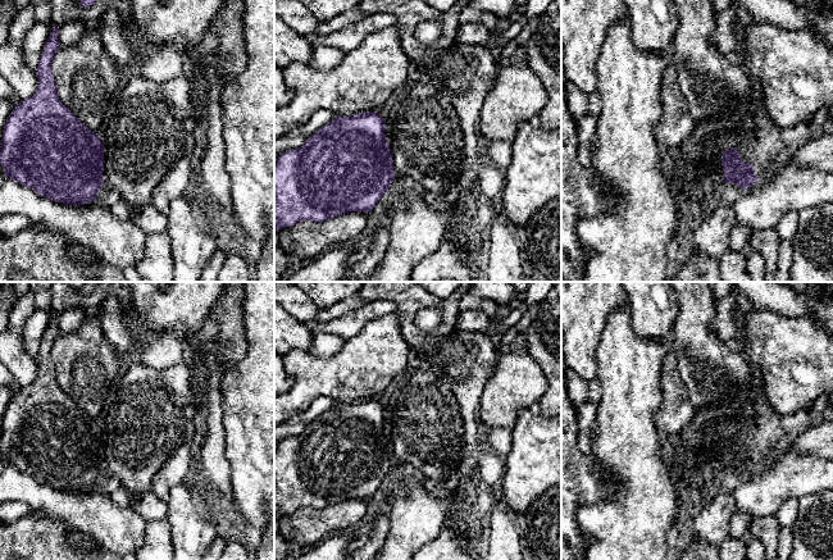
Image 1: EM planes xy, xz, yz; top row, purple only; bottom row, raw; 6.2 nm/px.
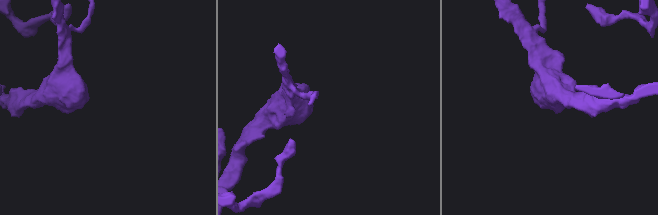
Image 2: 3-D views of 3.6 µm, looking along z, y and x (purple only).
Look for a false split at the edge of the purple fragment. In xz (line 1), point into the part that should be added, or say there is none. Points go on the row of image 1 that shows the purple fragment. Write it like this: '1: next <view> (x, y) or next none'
1: next none

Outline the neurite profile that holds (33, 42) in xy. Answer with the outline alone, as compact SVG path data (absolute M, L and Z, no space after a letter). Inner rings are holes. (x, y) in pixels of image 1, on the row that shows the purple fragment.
M36 22L23 40L22 56L27 67L32 70L36 70L38 67L44 45L53 32L53 26L53 23Z

